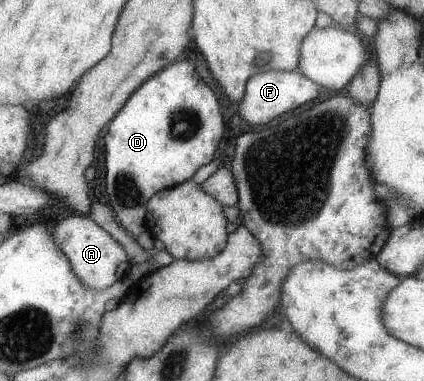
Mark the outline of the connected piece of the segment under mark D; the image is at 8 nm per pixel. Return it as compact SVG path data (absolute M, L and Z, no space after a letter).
M190 58L172 61L149 76L110 120L104 136L104 184L108 208L117 223L135 240L144 230L146 203L159 190L172 188L189 179L200 166L212 161L224 132L217 96L200 79Z

